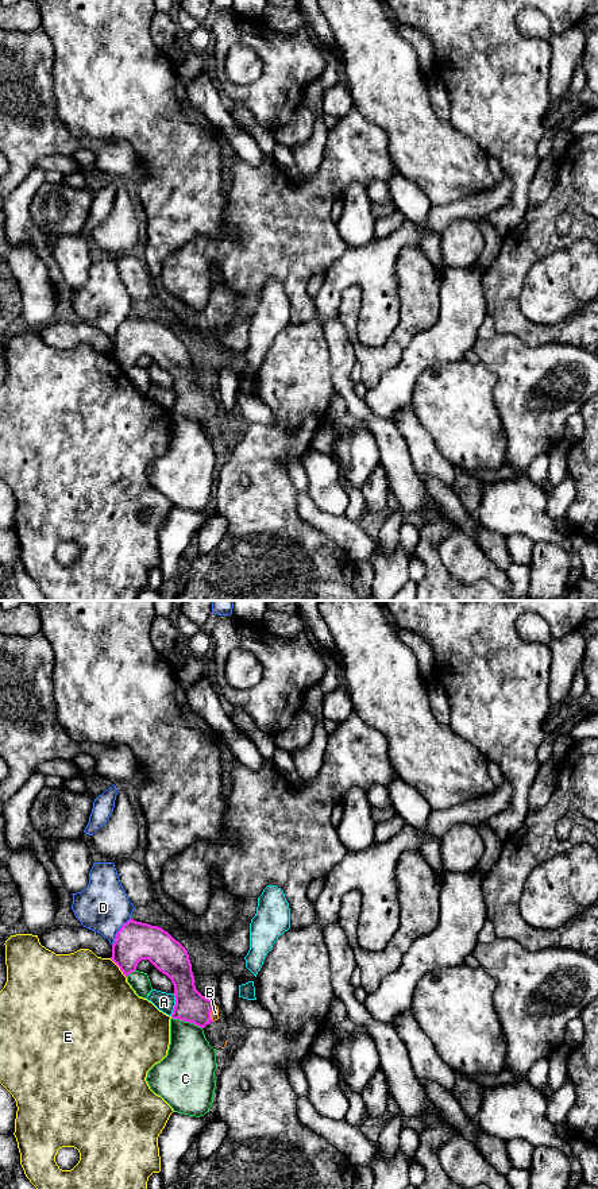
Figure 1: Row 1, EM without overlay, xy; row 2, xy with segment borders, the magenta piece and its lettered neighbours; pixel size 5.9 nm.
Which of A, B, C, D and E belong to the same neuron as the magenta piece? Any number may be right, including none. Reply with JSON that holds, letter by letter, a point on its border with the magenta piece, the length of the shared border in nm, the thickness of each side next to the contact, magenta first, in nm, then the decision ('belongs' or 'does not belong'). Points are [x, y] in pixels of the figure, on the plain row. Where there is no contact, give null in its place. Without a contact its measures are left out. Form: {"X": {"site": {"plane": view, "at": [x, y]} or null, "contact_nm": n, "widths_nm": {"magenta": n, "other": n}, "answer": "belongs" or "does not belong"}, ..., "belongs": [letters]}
{"A": {"site": {"plane": "xy", "at": [176, 400]}, "contact_nm": 140, "widths_nm": {"magenta": 190, "other": 110}, "answer": "does not belong"}, "B": {"site": {"plane": "xy", "at": [211, 406]}, "contact_nm": 110, "widths_nm": {"magenta": 190, "other": 50}, "answer": "belongs"}, "C": {"site": {"plane": "xy", "at": [186, 416]}, "contact_nm": 200, "widths_nm": {"magenta": 190, "other": 300}, "answer": "does not belong"}, "D": {"site": {"plane": "xy", "at": [118, 327]}, "contact_nm": 200, "widths_nm": {"magenta": 240, "other": 300}, "answer": "does not belong"}, "E": {"site": {"plane": "xy", "at": [119, 362]}, "contact_nm": 160, "widths_nm": {"magenta": 240, "other": 480}, "answer": "does not belong"}, "belongs": ["B"]}

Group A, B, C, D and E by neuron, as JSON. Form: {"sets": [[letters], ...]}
{"sets": [["A"], ["B"], ["C"], ["D"], ["E"]]}

